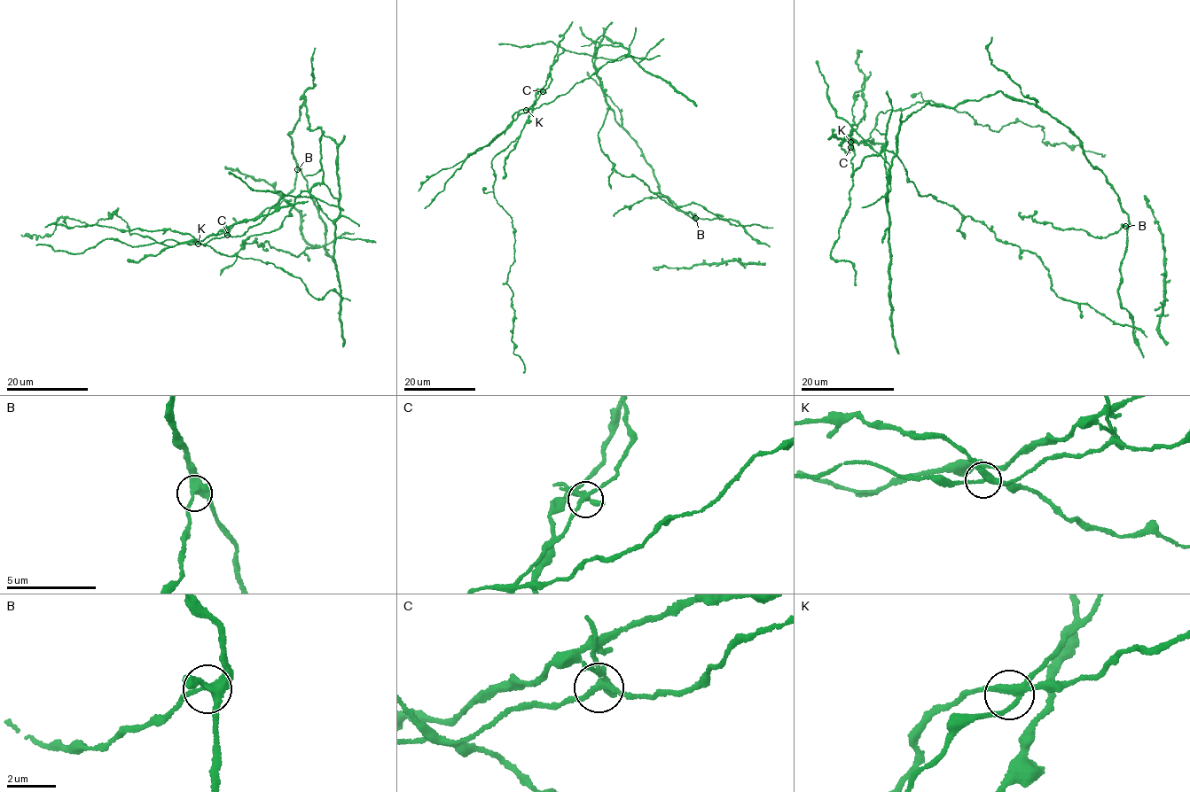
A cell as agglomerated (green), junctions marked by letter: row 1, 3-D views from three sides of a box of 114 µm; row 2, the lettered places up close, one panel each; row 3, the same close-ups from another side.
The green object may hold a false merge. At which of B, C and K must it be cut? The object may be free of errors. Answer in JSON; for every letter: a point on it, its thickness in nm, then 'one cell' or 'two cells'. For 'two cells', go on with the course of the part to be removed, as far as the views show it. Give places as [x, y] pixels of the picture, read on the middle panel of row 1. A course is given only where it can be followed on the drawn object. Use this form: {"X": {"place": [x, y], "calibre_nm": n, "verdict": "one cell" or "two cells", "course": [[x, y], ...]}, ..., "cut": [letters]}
{"B": {"place": [695, 218], "calibre_nm": 320, "verdict": "one cell"}, "C": {"place": [543, 91], "calibre_nm": 280, "verdict": "two cells", "course": [[542, 92], [519, 136], [491, 162], [493, 197], [514, 230], [507, 284], [523, 373]]}, "K": {"place": [526, 110], "calibre_nm": 280, "verdict": "one cell"}, "cut": ["C"]}

